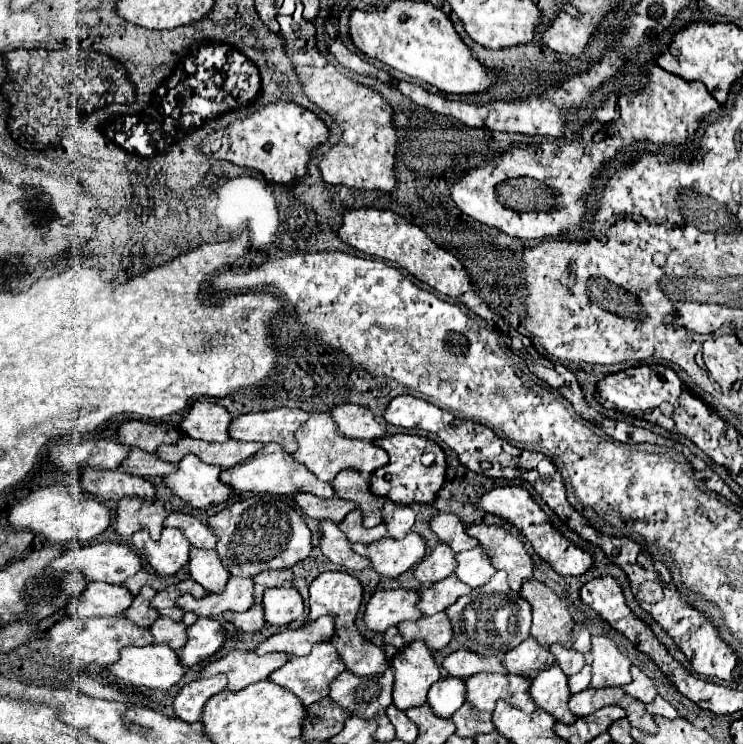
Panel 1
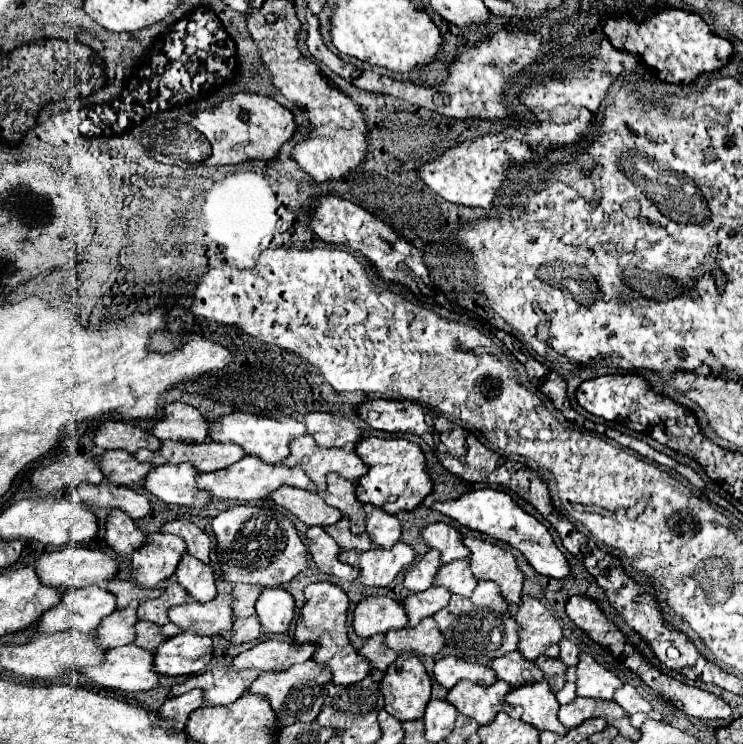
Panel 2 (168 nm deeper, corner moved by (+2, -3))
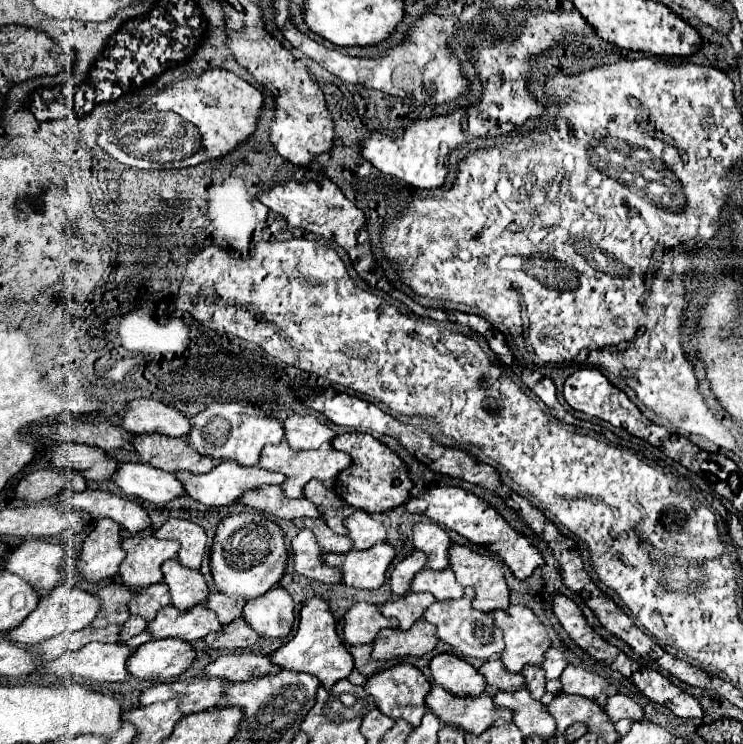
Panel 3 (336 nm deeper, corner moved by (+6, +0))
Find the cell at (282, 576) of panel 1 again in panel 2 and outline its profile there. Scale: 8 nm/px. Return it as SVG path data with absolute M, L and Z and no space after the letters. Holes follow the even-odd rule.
M236 584L234 586L234 614L236 616L252 616L256 610L254 610L254 604L262 592L262 586L258 584Z

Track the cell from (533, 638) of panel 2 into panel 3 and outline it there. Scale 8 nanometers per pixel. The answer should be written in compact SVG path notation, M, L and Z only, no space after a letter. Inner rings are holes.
M510 605L508 609L494 611L494 625L502 629L504 633L504 651L502 651L502 663L504 669L510 673L520 673L524 665L540 665L544 661L544 653L550 649L550 639L540 623L540 619L522 605Z

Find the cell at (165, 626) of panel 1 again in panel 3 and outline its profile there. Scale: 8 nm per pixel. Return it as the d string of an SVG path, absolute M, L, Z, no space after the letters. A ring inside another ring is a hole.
M132 615L132 617L122 625L122 629L120 629L120 641L128 641L130 637L142 633L144 629L146 629L146 619Z

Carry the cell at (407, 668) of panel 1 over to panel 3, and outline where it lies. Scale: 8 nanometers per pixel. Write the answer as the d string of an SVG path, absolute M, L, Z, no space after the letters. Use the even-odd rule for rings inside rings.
M400 663L392 669L386 669L382 673L376 673L372 675L366 685L364 685L364 691L374 697L374 703L376 707L392 717L392 719L404 719L408 721L412 727L418 727L424 713L426 713L426 707L424 707L424 697L428 695L430 691L430 681L422 675L420 669L416 669L414 665L408 665L408 663Z

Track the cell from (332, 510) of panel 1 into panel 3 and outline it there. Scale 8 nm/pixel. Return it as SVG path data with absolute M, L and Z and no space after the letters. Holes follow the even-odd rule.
M262 485L258 489L246 491L240 499L242 505L252 507L260 513L268 513L282 519L296 519L296 517L320 517L316 505L306 499L288 499L280 487L276 485Z

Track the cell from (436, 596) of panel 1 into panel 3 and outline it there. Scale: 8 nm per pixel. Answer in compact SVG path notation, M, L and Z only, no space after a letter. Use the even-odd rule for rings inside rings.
M408 591L406 595L402 595L400 599L388 601L380 607L384 617L394 617L398 619L398 629L410 629L412 623L416 623L422 613L426 611L428 605L434 603L434 597L430 597L430 593L412 593Z

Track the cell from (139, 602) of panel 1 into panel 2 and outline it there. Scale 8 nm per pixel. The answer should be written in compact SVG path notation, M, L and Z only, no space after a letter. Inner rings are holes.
M134 600L130 602L130 606L122 608L122 610L114 610L110 616L106 616L106 620L102 620L102 624L96 628L96 638L98 644L104 648L116 648L116 646L126 646L136 638L136 622L138 622L138 606L140 602Z

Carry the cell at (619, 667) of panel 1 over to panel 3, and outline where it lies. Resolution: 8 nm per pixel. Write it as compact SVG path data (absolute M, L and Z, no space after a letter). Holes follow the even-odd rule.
M568 665L564 669L564 673L560 675L560 681L562 681L562 693L582 695L586 699L596 701L600 707L606 707L606 699L616 693L606 679L574 665Z

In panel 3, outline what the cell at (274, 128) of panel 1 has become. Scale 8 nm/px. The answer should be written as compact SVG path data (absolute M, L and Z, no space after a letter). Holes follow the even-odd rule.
M206 69L204 73L176 79L144 101L148 109L156 109L156 103L168 103L168 111L190 121L200 131L202 149L210 159L218 159L254 133L262 109L262 93L226 69Z

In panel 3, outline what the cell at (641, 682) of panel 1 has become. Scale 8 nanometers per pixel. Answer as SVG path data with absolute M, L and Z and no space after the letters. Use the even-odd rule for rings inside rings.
M614 695L610 697L606 705L606 713L610 717L610 723L618 723L620 719L632 719L632 721L642 721L642 707L634 703L626 695Z

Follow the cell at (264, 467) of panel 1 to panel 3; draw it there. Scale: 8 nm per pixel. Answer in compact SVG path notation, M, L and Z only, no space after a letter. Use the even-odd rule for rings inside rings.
M224 461L224 463L216 465L206 475L194 475L190 471L178 471L176 477L184 485L186 495L192 497L198 503L204 503L204 505L230 505L230 503L238 501L238 497L244 491L248 491L248 489L258 489L264 483L268 483L268 485L282 485L282 481L286 479L286 477L282 477L282 473L266 471L266 469L260 469L260 467L242 467L236 461Z

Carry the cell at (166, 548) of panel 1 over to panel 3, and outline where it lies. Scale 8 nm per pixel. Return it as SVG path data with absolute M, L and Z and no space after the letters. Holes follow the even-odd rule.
M132 535L122 541L126 559L120 565L122 583L130 589L142 589L162 581L160 565L176 557L178 541L160 541L154 535Z

